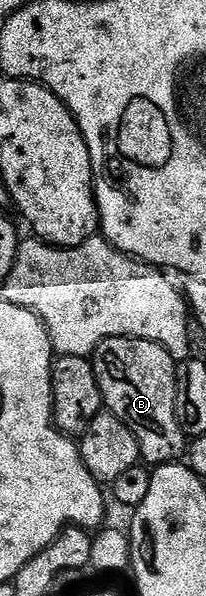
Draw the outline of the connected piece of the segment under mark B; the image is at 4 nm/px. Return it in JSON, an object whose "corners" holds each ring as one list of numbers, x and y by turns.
{"corners":[[118,336,99,343,93,353,93,363,106,411,121,418,121,422,125,422,125,426,129,426,129,430,133,430,139,443,140,457,151,466,182,461,187,451,189,437,183,431,183,427,179,425,175,409,176,360,160,344,154,344,148,340,138,340,132,336]]}

